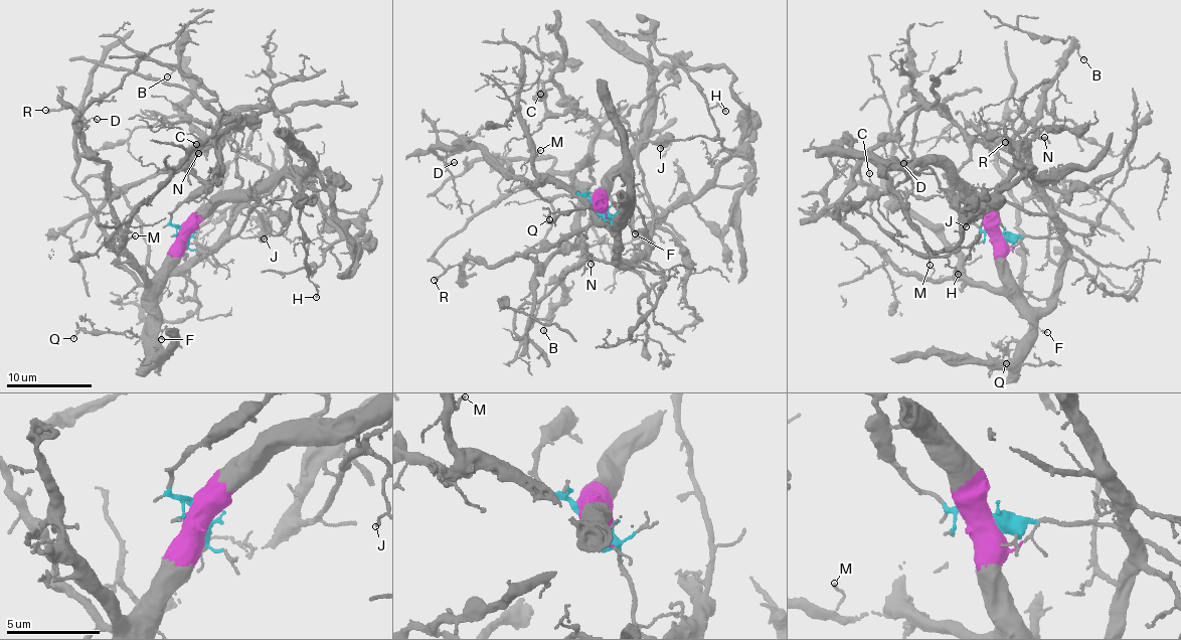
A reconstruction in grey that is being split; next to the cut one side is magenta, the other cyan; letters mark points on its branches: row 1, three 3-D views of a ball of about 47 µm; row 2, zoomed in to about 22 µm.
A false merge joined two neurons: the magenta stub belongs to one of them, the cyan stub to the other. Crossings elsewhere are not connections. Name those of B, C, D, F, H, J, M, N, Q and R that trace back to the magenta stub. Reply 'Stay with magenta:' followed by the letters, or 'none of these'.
Stay with magenta: D, F, H, J, M, Q, R

